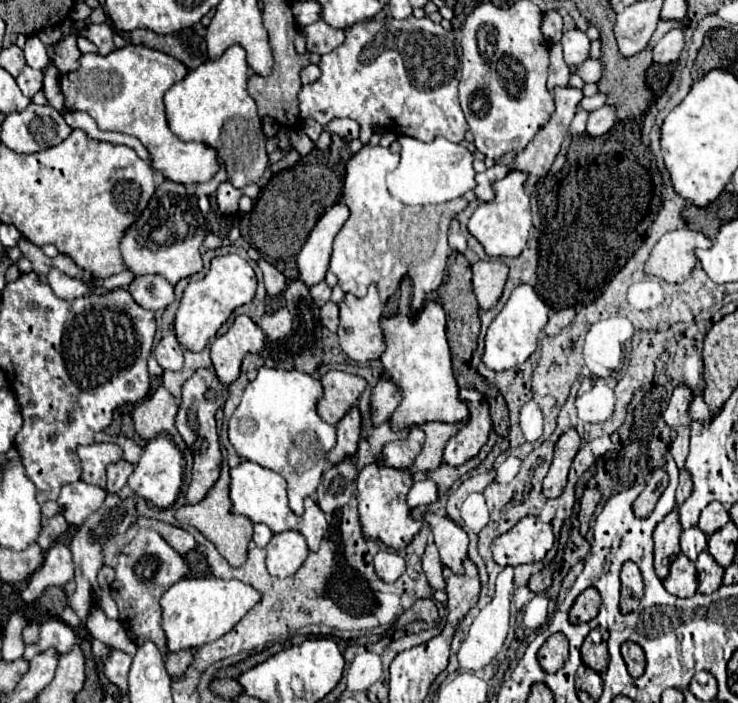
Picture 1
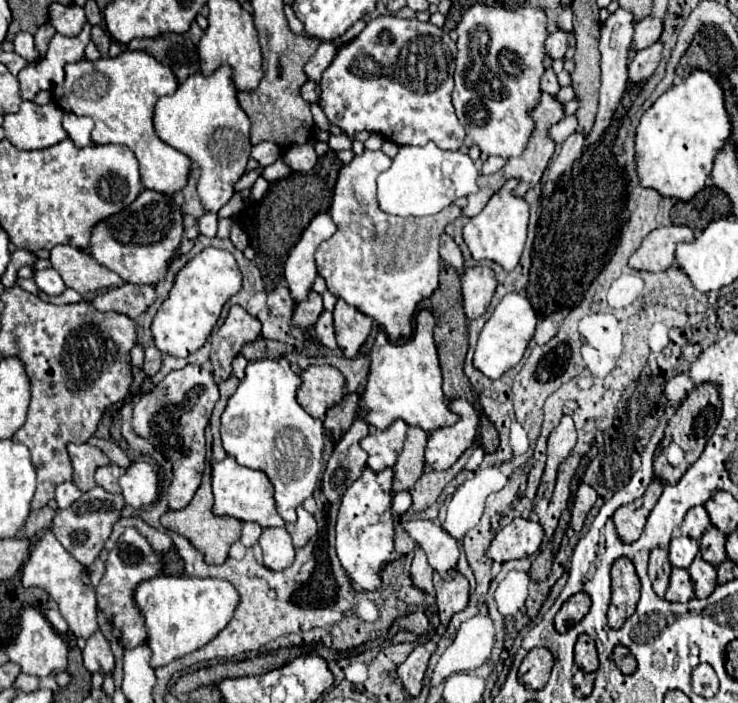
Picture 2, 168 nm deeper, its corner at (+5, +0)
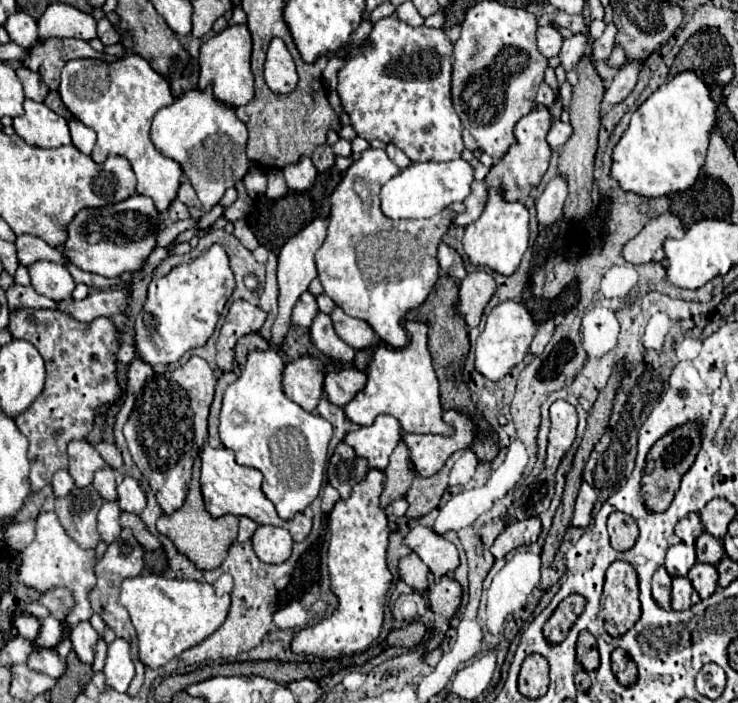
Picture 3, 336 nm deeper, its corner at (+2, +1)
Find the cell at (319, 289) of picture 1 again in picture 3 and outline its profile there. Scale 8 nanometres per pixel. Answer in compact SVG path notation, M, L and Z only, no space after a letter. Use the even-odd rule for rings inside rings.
M304 292L304 294L300 296L300 300L296 302L294 310L292 310L292 324L308 328L308 326L312 324L312 320L316 318L318 312L320 312L320 310L318 310L316 298L314 298L310 292Z

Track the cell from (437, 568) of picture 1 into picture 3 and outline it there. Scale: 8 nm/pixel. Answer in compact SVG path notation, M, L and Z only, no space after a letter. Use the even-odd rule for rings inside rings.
M410 552L408 556L404 556L404 560L400 560L400 576L414 590L426 592L428 574L430 574L430 568L420 560L416 552Z

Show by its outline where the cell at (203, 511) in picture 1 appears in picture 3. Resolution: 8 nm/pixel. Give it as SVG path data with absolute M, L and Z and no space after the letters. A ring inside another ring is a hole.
M196 458L196 462L194 462L190 492L188 492L184 506L180 510L176 510L174 514L162 514L158 518L156 528L160 534L168 536L176 544L176 548L180 548L180 552L184 552L200 570L214 570L224 562L228 548L232 546L232 542L238 536L238 518L236 516L212 518L210 512L206 510L202 490L200 490L200 458Z

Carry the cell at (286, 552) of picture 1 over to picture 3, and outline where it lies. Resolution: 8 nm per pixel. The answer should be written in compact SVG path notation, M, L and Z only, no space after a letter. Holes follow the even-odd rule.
M258 526L252 544L256 556L266 564L282 564L292 554L292 536L286 528Z

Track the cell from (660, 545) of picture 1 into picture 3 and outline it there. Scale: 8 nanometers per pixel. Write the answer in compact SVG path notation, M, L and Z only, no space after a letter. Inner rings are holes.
M660 566L652 578L652 596L664 610L670 610L670 588L672 588L672 578L666 572L666 568Z

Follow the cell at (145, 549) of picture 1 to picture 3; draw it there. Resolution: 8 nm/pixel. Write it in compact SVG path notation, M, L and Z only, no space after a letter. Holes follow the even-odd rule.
M124 528L120 532L120 536L108 546L106 554L102 556L100 562L96 562L94 566L94 572L96 572L96 588L90 592L90 604L94 608L96 614L102 616L102 620L116 632L118 638L126 638L128 642L136 638L136 630L130 622L130 616L128 616L128 610L118 602L118 596L120 596L120 584L124 578L130 578L130 576L138 576L140 572L144 570L144 548L140 546L140 542L134 538L132 530L130 528Z

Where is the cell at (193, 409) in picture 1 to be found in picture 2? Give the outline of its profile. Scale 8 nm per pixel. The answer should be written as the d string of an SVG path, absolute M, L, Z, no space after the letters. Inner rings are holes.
M185 365L183 369L169 373L149 393L141 395L133 409L133 433L137 433L137 437L147 439L171 463L173 479L167 487L167 501L169 509L173 511L189 505L201 483L201 475L205 469L203 431L209 423L217 399L219 389L213 379L213 373L199 365Z

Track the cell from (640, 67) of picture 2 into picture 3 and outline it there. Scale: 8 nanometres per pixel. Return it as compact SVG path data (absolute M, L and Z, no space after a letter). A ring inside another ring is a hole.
M632 60L632 62L624 64L624 66L620 68L620 72L614 76L610 88L606 90L604 100L606 100L608 104L618 104L618 102L622 102L622 100L632 92L632 88L636 86L638 76L640 76L640 70L642 70L642 62L640 62L640 60Z

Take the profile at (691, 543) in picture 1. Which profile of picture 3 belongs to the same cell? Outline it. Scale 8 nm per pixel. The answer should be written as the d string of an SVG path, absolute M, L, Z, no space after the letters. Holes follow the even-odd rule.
M684 542L670 546L666 554L666 570L670 576L686 576L688 570L696 564L696 552Z

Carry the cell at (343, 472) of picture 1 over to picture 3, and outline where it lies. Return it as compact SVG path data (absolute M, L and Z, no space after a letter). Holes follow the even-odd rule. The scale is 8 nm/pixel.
M340 442L328 462L328 482L340 492L340 496L342 498L350 496L352 486L364 480L366 472L368 472L366 460L358 458L352 446L348 446L346 442ZM336 454L340 458L336 458Z

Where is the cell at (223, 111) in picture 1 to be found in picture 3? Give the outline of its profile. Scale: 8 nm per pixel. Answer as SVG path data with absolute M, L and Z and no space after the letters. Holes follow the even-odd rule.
M210 86L206 90L188 90L170 106L160 108L154 116L150 138L164 156L180 162L206 212L210 212L222 200L226 188L244 178L250 166L246 156L248 128L236 116L234 106L218 100Z

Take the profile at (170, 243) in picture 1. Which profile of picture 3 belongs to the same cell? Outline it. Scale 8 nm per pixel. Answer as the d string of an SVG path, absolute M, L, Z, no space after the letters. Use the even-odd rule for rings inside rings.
M134 194L128 200L104 208L84 208L68 226L66 258L84 272L106 278L124 272L142 270L142 264L156 250L156 238L162 232L160 214L148 196Z

